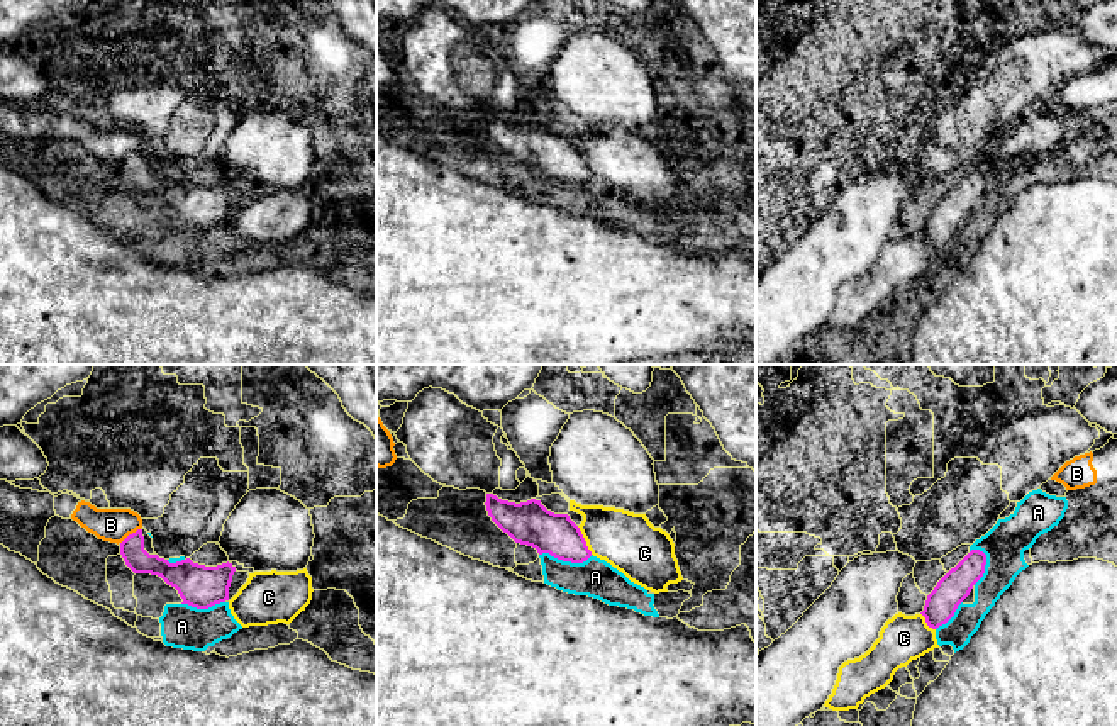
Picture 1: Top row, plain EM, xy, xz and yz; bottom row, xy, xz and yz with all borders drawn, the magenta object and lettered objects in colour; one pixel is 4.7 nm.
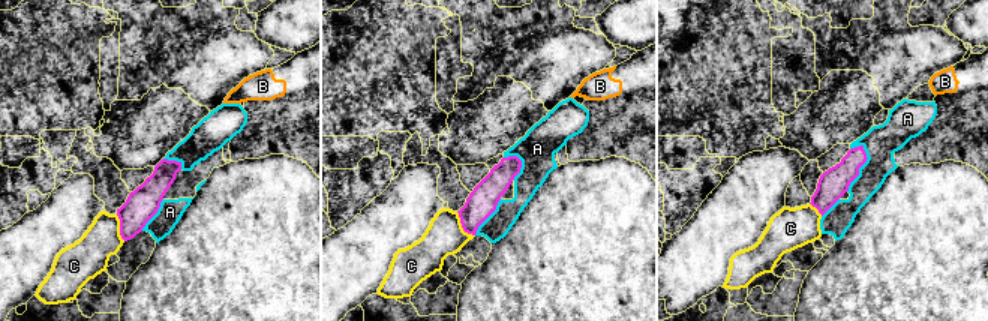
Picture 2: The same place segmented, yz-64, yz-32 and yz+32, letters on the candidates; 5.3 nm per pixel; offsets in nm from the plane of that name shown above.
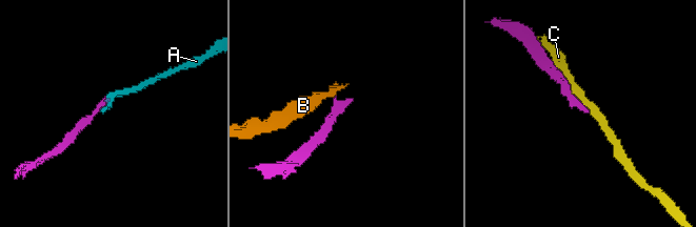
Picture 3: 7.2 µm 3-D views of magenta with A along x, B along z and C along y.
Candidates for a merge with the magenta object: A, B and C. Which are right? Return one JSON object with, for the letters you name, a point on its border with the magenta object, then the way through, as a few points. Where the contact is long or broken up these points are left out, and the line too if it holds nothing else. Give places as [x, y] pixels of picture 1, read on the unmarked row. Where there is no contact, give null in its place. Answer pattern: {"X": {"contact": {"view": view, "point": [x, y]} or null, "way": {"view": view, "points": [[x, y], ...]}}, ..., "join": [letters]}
{"A": {"contact": {"view": "xz", "point": [566, 180]}}, "join": ["A"]}

